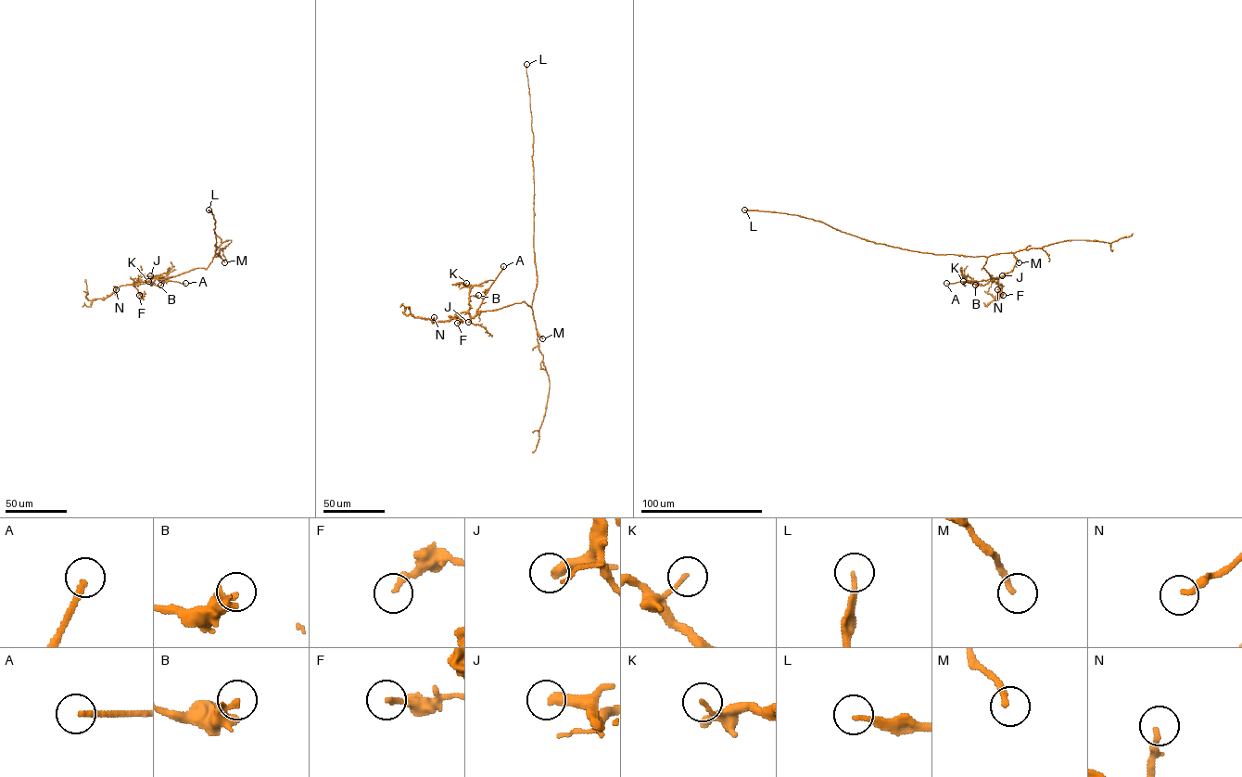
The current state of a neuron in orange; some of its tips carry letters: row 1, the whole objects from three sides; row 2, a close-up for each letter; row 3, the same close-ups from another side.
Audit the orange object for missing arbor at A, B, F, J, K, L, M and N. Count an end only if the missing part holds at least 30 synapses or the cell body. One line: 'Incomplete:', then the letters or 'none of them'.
Incomplete: A, J, L, M

